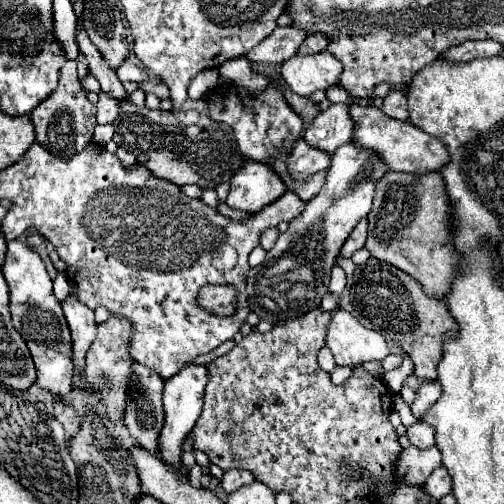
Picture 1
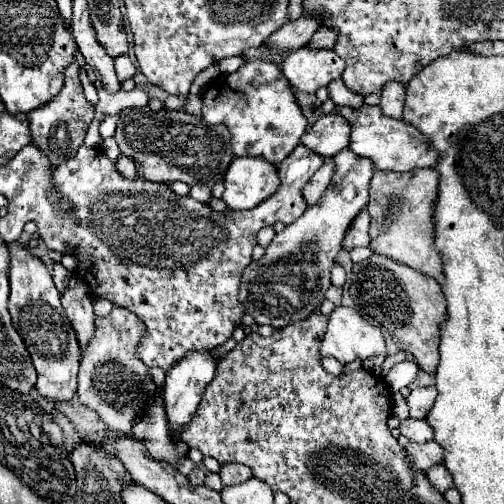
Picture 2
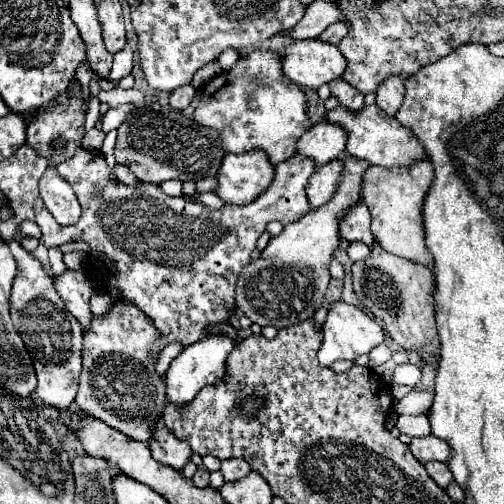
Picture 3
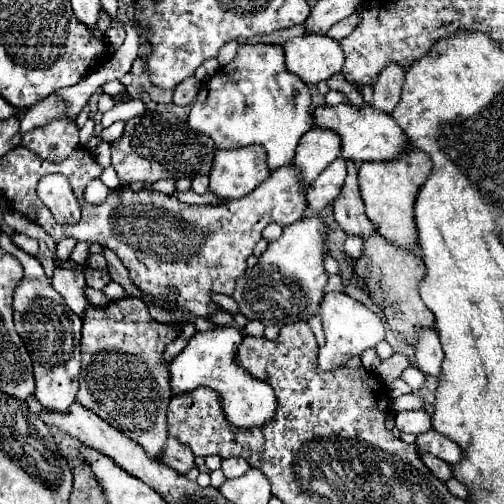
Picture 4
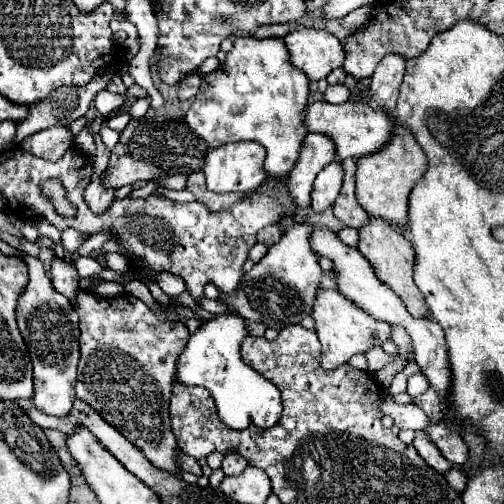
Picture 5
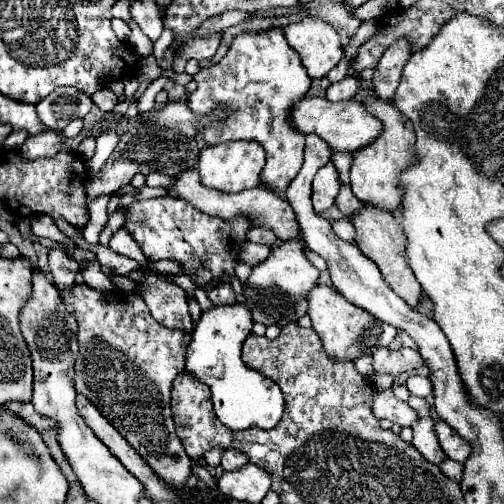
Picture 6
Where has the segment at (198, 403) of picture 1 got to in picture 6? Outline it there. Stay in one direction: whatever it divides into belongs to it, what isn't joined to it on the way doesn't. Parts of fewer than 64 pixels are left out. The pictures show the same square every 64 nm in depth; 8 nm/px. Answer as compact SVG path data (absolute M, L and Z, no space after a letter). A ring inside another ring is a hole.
M234 304L214 306L212 310L204 312L196 330L192 332L184 370L210 388L214 412L224 426L228 426L230 430L246 430L250 426L272 430L282 418L284 398L280 388L272 380L248 368L240 358L242 344L252 330L252 318L246 310L248 308L244 308L244 304Z

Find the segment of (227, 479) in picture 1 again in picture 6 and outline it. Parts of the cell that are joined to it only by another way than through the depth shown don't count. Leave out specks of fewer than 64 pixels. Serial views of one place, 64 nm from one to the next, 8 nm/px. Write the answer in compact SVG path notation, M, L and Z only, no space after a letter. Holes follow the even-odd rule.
M224 450L224 456L222 456L222 468L228 472L228 470L240 470L242 466L248 464L248 458L242 454L242 452L236 452L236 450Z

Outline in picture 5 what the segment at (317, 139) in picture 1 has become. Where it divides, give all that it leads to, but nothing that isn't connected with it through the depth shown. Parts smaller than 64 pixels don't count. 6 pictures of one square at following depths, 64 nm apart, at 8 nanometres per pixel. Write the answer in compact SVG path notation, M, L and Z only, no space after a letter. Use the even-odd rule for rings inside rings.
M308 132L300 148L300 158L290 172L290 192L298 210L310 208L310 192L318 172L336 160L336 146L328 136Z

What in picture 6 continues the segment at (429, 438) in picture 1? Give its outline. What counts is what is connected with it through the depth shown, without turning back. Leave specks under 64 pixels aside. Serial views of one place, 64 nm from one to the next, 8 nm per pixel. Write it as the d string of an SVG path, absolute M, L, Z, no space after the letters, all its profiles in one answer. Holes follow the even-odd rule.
M378 388L374 392L374 406L372 406L372 412L376 418L388 418L392 420L394 424L402 426L402 428L410 428L418 422L418 412L414 408L410 408L406 402L400 402L392 390L382 390Z

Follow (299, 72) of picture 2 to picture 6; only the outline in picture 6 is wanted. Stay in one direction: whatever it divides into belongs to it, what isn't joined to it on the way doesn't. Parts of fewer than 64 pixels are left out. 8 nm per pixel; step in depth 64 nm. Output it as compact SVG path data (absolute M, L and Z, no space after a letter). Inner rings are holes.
M304 18L290 24L284 36L298 52L310 78L324 78L344 56L338 32L322 18Z

